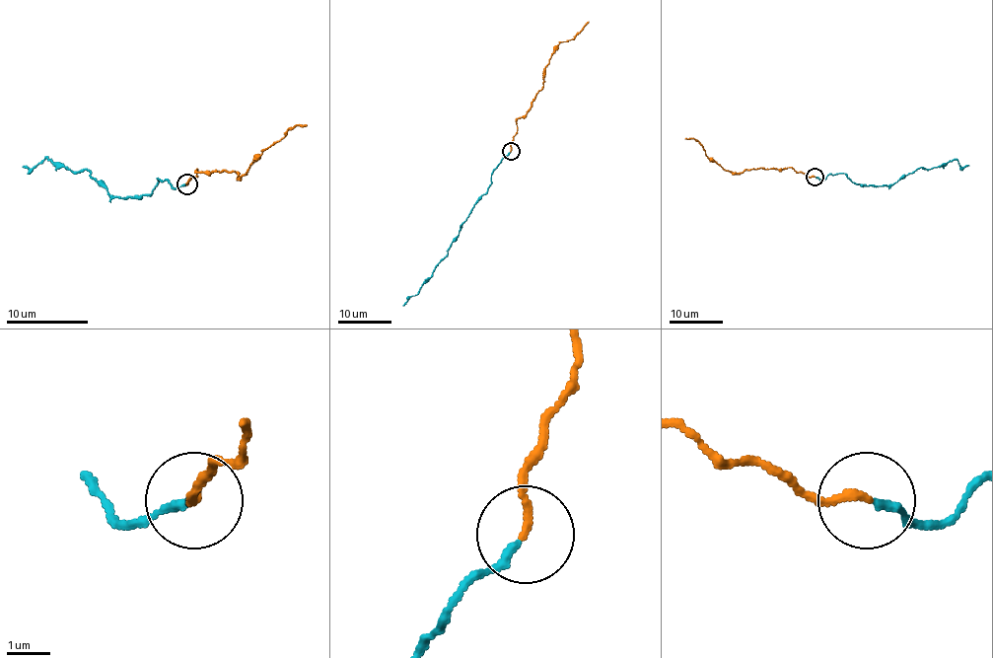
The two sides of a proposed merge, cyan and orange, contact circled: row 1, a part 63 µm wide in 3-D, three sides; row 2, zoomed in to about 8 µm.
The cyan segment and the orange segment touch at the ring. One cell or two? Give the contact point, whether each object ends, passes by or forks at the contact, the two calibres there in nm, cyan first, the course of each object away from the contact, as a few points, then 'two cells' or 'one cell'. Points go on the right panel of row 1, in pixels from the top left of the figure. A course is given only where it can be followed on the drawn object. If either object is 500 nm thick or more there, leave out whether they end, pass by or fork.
at (815, 177); cyan ends there; orange ends there; 190 nm thick on the cyan side, 170 nm on the other; cyan runs (815, 177), (844, 174), (855, 182), (886, 185), (922, 167), (941, 167), (956, 159), (961, 167), (968, 166); orange runs (815, 177), (785, 167), (730, 173), (709, 158), (698, 141), (685, 139); one cell

